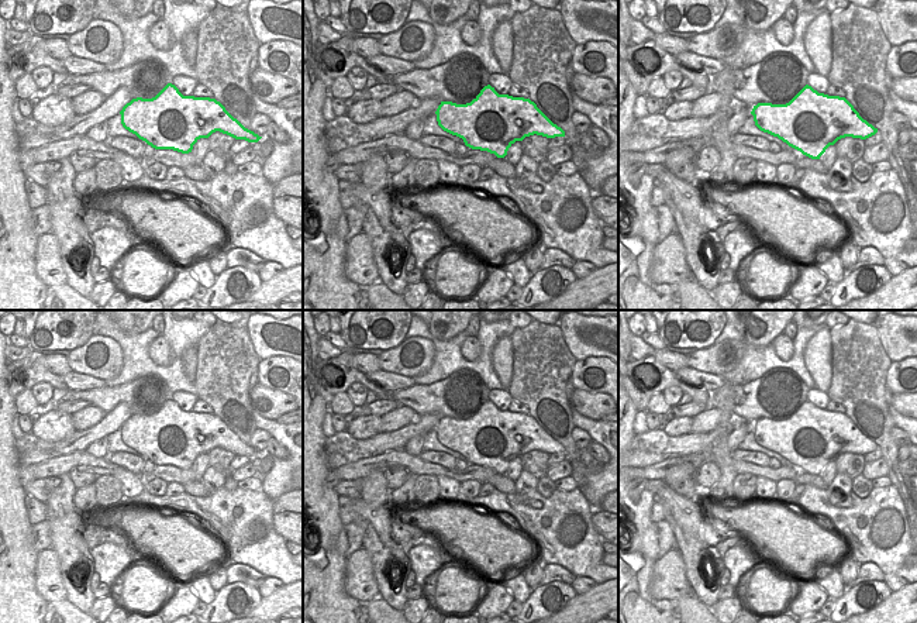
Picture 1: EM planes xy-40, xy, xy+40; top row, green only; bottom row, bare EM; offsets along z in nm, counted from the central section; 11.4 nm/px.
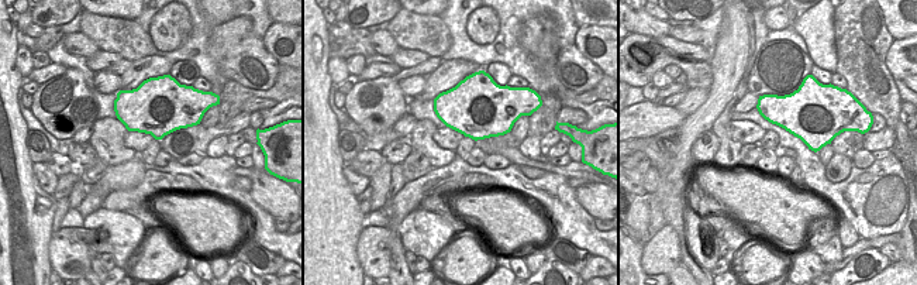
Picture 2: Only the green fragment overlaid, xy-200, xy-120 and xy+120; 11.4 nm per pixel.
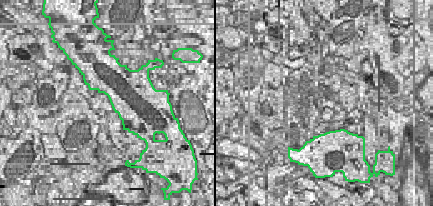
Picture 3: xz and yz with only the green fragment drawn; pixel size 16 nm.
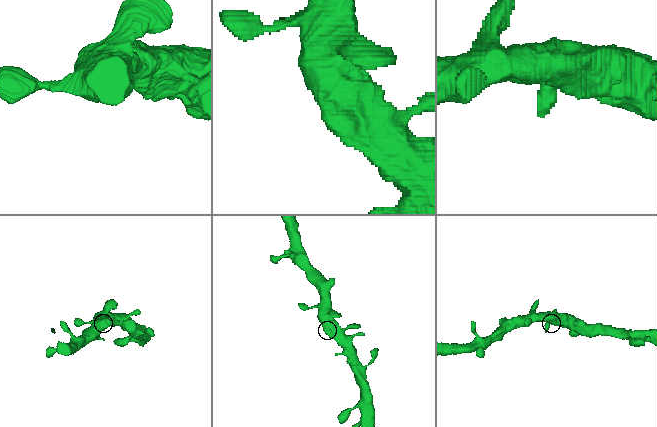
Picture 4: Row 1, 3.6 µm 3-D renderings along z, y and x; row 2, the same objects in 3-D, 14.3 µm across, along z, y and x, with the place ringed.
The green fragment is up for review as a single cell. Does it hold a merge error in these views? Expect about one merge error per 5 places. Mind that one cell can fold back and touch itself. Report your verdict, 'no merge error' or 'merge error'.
no merge error

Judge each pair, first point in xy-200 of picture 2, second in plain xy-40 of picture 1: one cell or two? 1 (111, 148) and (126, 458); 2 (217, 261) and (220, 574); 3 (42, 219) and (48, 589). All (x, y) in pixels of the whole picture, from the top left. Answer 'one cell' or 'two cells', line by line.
1: two cells
2: one cell
3: two cells

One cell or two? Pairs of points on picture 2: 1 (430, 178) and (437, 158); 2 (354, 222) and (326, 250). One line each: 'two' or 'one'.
1: two
2: one

